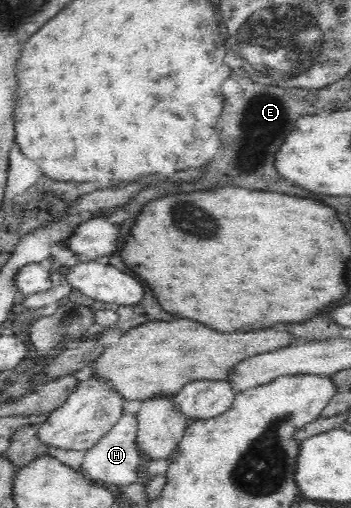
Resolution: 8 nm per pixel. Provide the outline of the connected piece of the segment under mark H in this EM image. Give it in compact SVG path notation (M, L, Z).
M130 413L122 415L119 422L113 426L112 432L109 432L96 446L85 452L83 462L78 469L85 479L112 488L120 484L136 482L139 453L137 453L135 422L136 417Z

